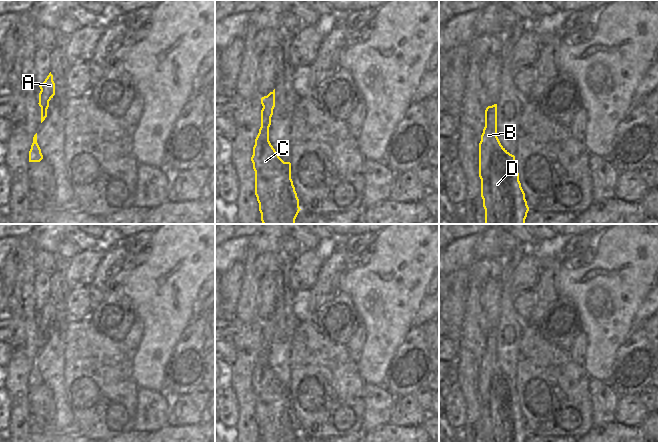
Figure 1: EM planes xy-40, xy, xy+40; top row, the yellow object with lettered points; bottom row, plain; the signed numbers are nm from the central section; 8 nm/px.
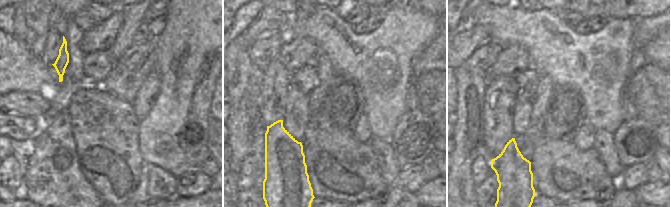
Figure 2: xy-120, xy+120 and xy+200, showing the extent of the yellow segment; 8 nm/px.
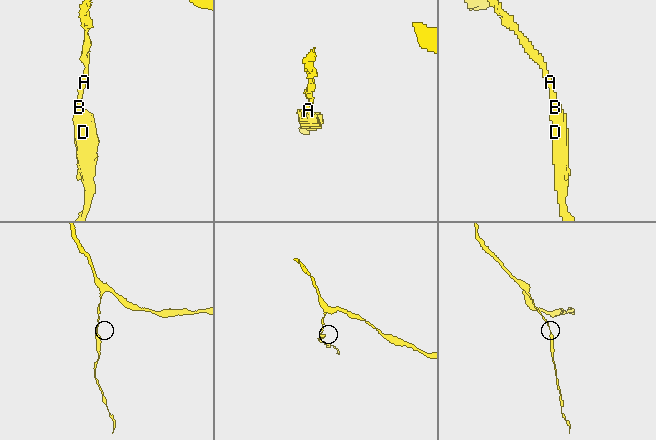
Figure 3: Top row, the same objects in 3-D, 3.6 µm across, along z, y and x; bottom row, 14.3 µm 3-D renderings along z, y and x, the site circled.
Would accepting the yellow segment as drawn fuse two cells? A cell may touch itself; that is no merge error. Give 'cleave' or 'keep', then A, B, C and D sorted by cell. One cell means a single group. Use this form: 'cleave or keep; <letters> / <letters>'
keep; A B C D

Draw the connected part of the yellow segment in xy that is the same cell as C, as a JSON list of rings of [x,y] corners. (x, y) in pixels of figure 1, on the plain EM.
[[[275,313],[261,322],[261,328],[261,351],[251,381],[261,442],[296,442],[301,433],[291,403],[291,387],[284,386],[269,365]]]

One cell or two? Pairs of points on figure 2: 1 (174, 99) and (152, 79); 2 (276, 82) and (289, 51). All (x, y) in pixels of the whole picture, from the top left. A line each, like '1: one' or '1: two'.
1: two
2: two

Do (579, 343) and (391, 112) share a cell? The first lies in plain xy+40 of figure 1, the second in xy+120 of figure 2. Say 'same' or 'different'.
different

